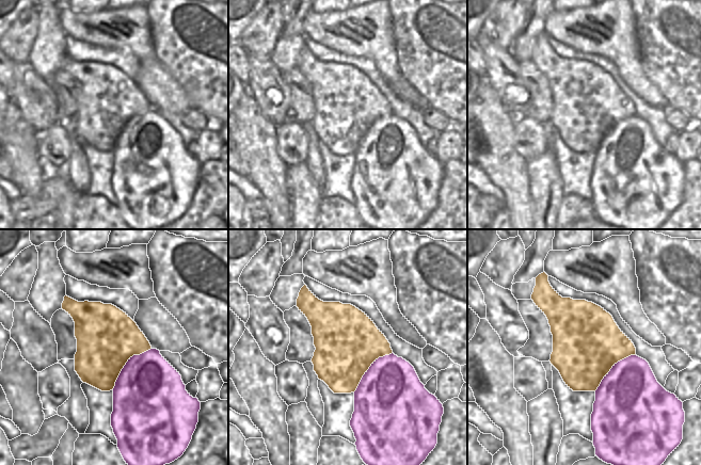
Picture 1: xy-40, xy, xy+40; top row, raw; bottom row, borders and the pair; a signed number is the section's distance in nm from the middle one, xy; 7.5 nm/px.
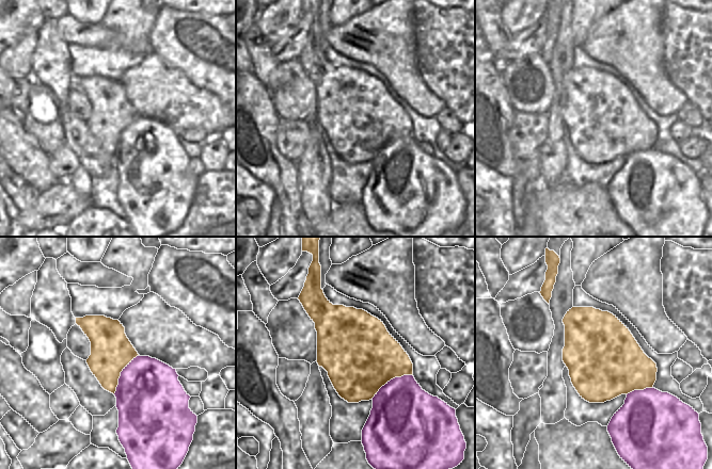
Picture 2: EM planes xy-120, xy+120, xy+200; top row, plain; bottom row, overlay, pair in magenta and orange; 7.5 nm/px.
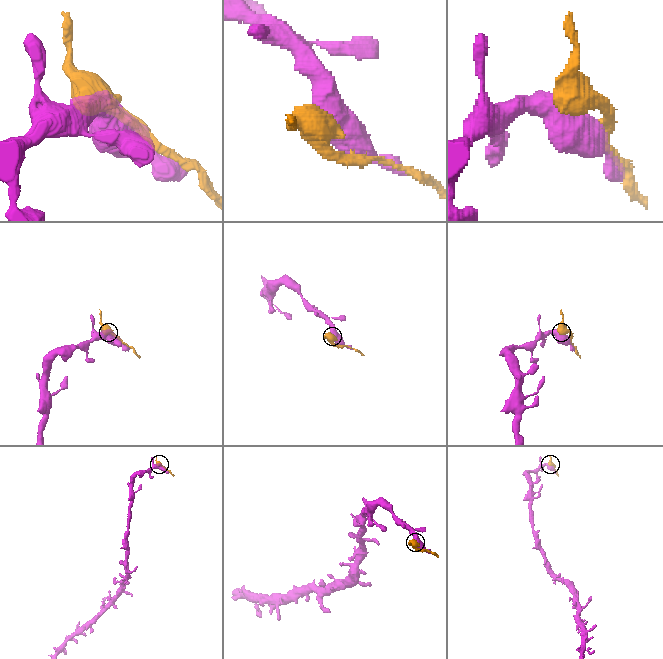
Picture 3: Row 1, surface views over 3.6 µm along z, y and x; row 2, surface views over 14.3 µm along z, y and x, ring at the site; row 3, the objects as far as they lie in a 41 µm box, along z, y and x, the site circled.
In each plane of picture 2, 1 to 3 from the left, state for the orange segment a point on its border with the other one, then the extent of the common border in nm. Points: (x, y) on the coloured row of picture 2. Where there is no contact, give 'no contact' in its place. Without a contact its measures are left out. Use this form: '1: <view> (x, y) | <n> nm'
1: xy-120 (121, 374) | 360 nm
2: xy+120 (391, 379) | 380 nm
3: xy+200 (639, 390) | 220 nm

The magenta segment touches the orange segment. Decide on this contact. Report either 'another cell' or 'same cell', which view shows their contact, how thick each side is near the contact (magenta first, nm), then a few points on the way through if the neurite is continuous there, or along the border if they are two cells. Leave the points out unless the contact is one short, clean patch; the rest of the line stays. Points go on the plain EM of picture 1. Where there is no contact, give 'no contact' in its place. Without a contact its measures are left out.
another cell; meets magenta in xy-40; 480 nm thick on the magenta side, 460 nm on the other

